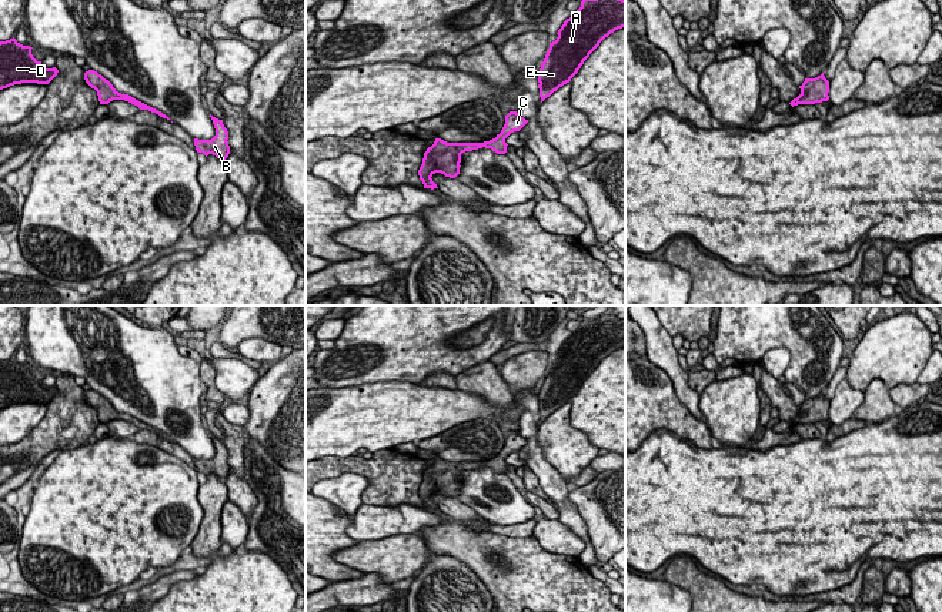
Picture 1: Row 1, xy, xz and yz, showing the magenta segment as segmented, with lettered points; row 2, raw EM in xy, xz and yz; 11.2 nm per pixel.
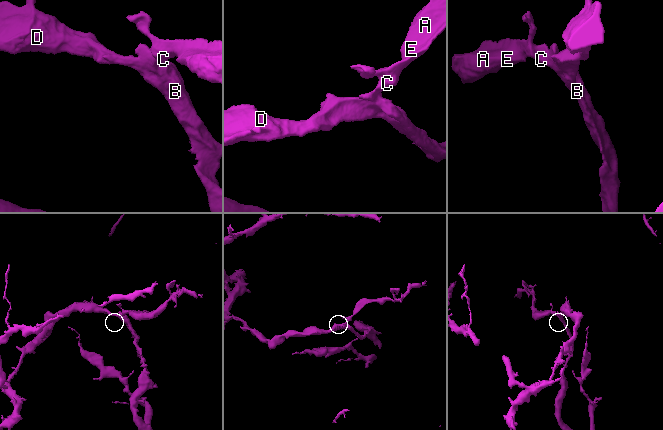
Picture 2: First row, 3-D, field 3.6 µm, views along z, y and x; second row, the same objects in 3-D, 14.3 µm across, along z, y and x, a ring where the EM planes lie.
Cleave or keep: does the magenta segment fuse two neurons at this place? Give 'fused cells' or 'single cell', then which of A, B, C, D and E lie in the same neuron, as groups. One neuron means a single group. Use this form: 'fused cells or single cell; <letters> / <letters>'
fused cells; A B C E / D

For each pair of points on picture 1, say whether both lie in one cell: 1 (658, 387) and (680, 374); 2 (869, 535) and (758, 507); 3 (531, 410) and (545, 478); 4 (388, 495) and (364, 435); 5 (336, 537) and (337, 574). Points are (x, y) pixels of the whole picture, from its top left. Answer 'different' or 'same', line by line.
1: different
2: same
3: same
4: different
5: same

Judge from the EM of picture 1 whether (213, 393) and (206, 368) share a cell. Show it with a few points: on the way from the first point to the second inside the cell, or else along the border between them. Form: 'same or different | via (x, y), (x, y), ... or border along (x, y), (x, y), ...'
same | via (211, 387), (207, 374)

